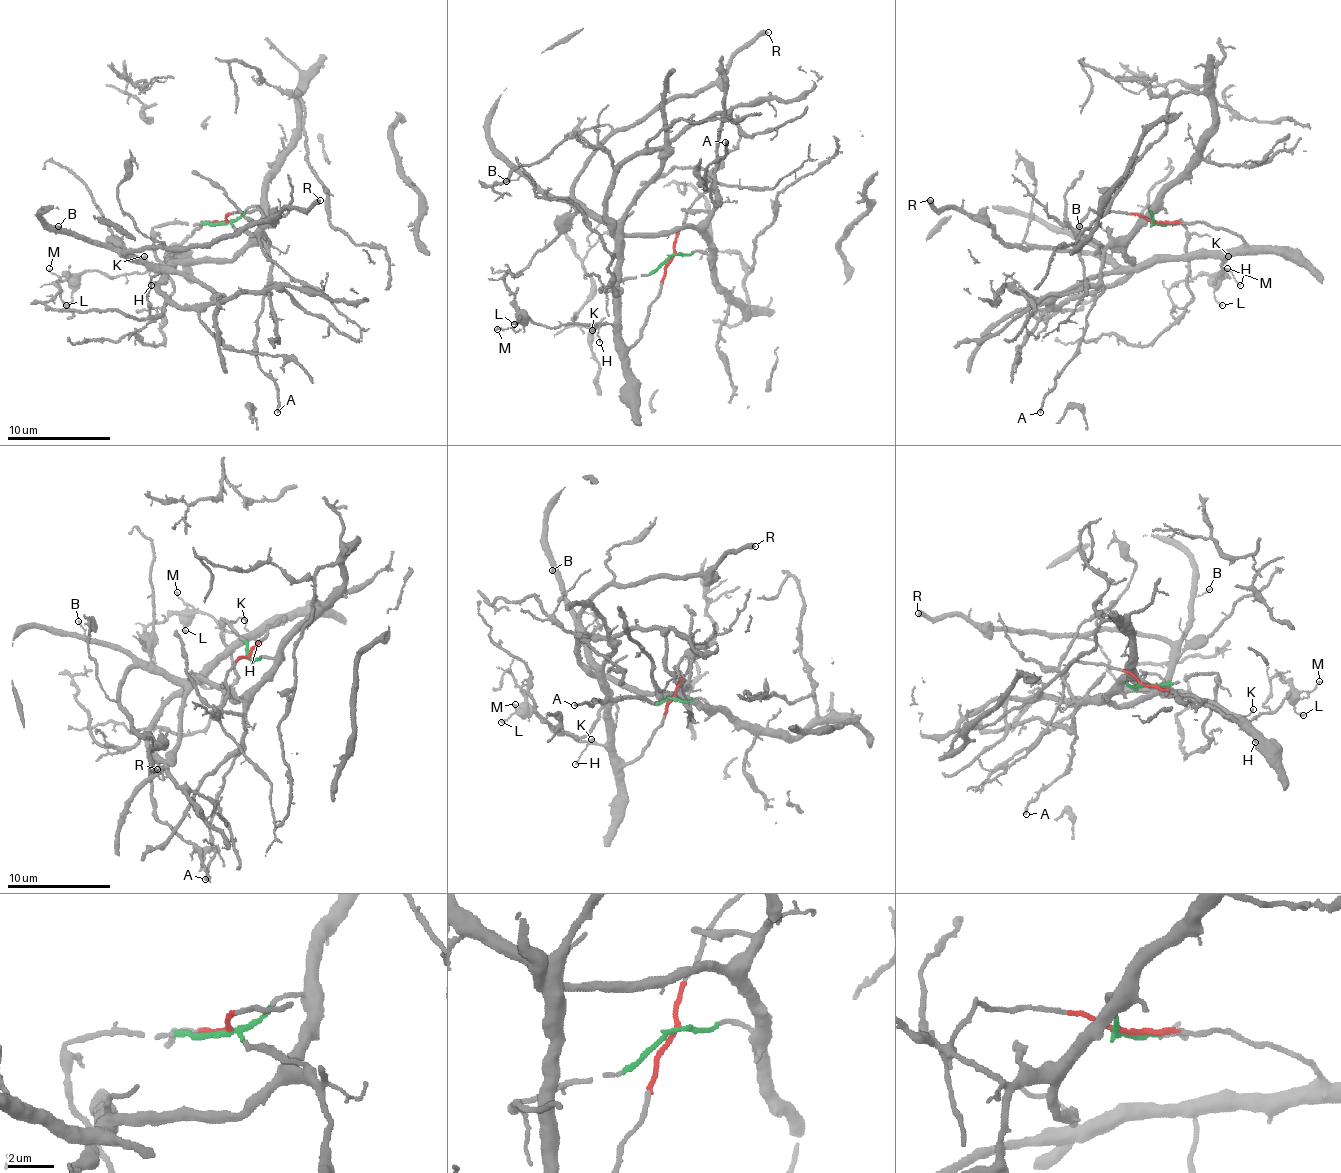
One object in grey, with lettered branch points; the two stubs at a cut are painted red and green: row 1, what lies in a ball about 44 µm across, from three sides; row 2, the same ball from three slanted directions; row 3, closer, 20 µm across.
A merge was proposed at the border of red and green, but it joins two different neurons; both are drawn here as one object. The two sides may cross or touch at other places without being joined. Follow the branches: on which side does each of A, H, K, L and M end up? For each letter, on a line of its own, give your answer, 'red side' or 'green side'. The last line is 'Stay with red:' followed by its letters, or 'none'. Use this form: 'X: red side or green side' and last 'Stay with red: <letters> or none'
A: green side
H: red side
K: red side
L: red side
M: red side
Stay with red: H, K, L, M

